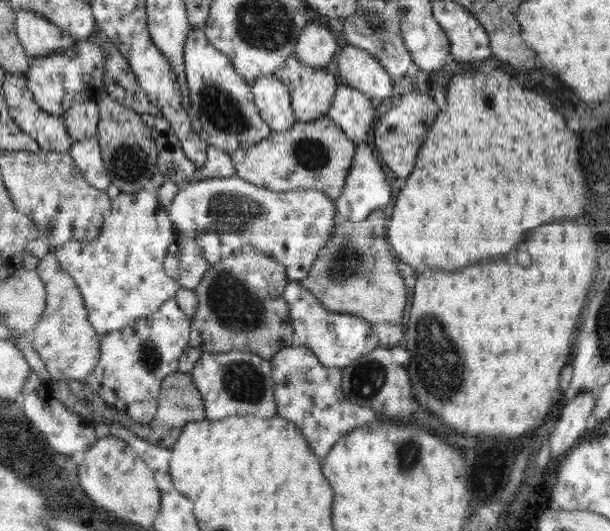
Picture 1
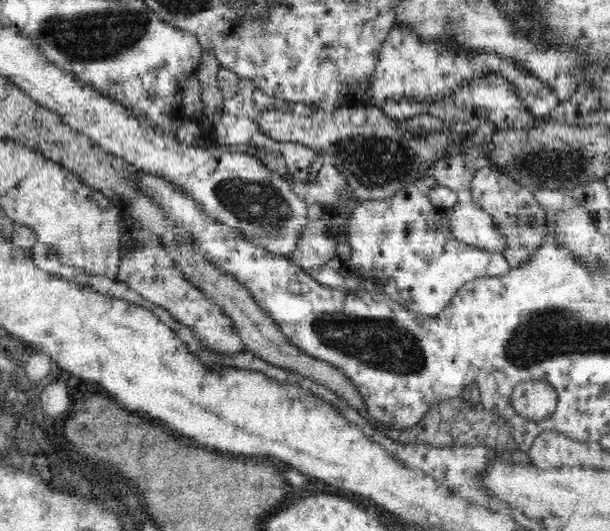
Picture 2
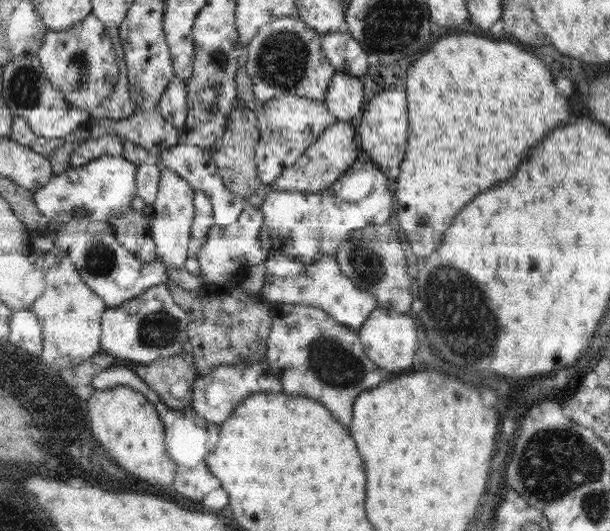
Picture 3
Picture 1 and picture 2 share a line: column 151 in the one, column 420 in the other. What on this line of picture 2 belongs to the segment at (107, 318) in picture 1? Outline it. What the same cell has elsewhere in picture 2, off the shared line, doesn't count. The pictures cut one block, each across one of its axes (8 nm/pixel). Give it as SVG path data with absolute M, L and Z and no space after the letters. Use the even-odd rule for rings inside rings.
M408 184L386 200L362 200L362 202L355 200L351 189L348 197L340 204L331 206L325 204L319 218L326 221L330 239L339 236L342 224L347 222L346 237L351 248L351 256L346 262L332 259L326 264L311 268L309 273L314 280L322 286L342 289L351 294L357 294L358 291L361 295L380 292L416 314L438 316L467 282L480 277L499 277L511 269L502 253L480 250L478 247L458 241L448 225L446 210L432 204L430 197L426 195L426 190L419 184Z

